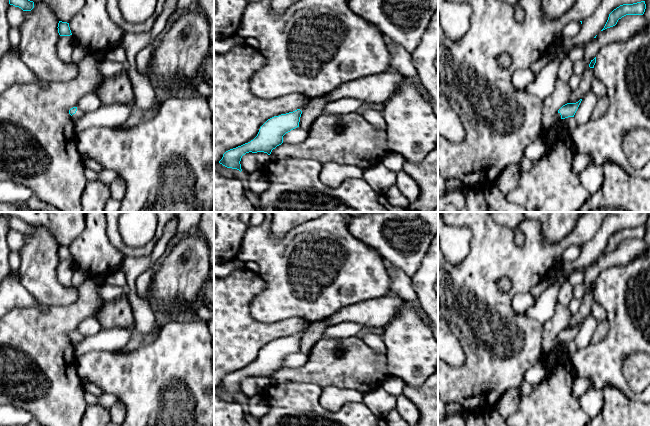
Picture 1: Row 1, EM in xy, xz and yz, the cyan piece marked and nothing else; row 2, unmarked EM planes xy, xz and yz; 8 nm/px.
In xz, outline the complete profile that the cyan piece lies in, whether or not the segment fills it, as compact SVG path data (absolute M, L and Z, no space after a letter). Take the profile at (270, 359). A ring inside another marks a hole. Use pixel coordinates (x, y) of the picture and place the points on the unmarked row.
M297 333L268 343L260 351L257 360L253 364L226 375L219 387L241 396L240 385L246 377L264 376L270 379L273 373L283 367L283 360L286 357L299 351L301 338L302 335Z

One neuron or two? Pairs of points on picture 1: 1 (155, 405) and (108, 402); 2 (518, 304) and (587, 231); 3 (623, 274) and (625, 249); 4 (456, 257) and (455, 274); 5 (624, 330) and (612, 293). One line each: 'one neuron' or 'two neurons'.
1: two neurons
2: two neurons
3: two neurons
4: two neurons
5: one neuron

